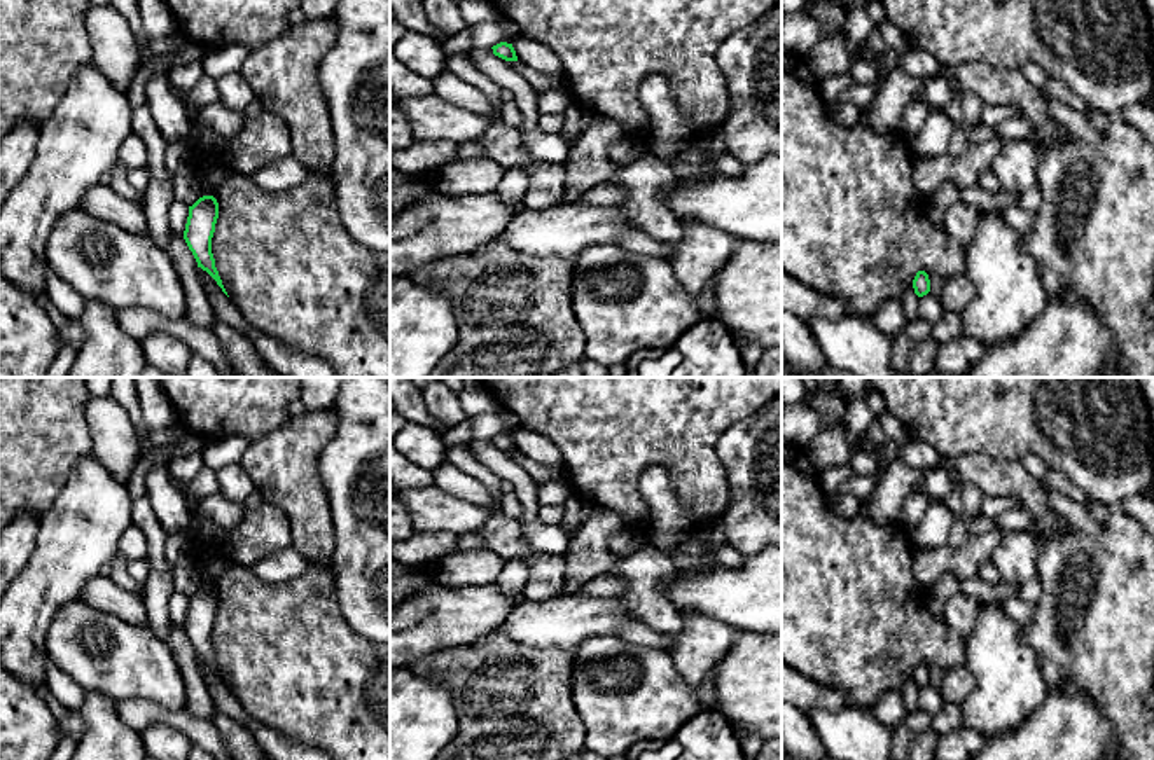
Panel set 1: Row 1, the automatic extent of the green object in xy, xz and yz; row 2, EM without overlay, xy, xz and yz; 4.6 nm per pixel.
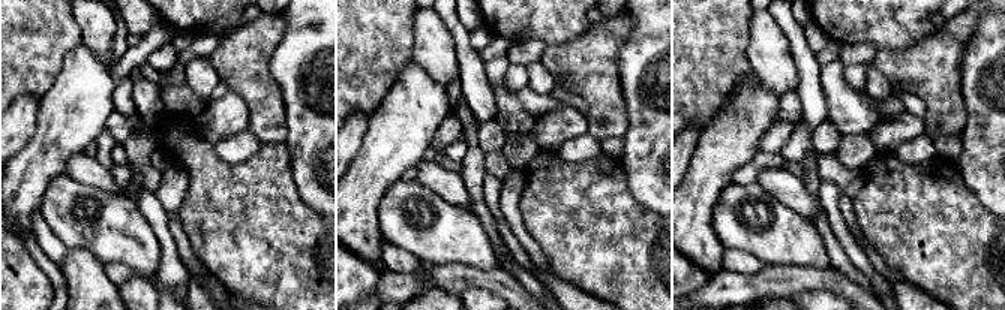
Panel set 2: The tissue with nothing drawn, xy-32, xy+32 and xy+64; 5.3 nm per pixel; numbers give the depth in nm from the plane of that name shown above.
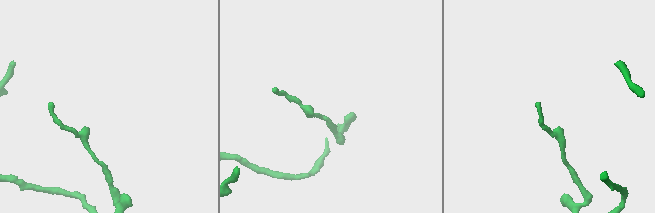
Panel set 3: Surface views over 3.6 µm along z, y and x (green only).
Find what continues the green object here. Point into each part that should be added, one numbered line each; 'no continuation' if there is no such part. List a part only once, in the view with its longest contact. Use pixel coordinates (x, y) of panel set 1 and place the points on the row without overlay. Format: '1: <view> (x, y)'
no continuation

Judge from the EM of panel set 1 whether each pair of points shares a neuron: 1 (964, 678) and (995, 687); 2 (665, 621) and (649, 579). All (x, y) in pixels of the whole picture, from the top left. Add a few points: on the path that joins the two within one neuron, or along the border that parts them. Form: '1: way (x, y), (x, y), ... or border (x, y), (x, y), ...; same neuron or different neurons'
1: border (966, 663), (974, 678), (974, 690), (960, 704); different neurons
2: way (654, 610), (649, 605), (649, 589); same neuron

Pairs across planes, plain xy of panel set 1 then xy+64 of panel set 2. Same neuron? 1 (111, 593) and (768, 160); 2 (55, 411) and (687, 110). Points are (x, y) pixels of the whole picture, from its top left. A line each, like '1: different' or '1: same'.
1: different
2: same

